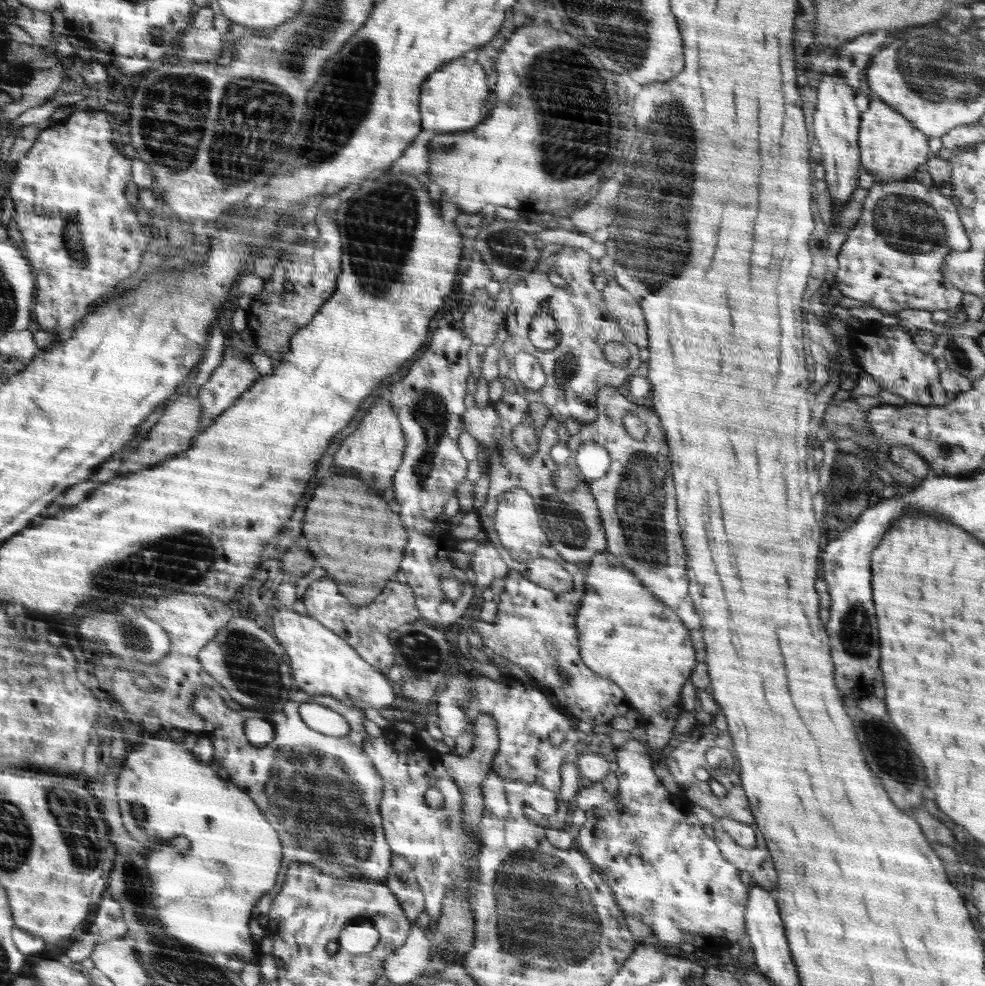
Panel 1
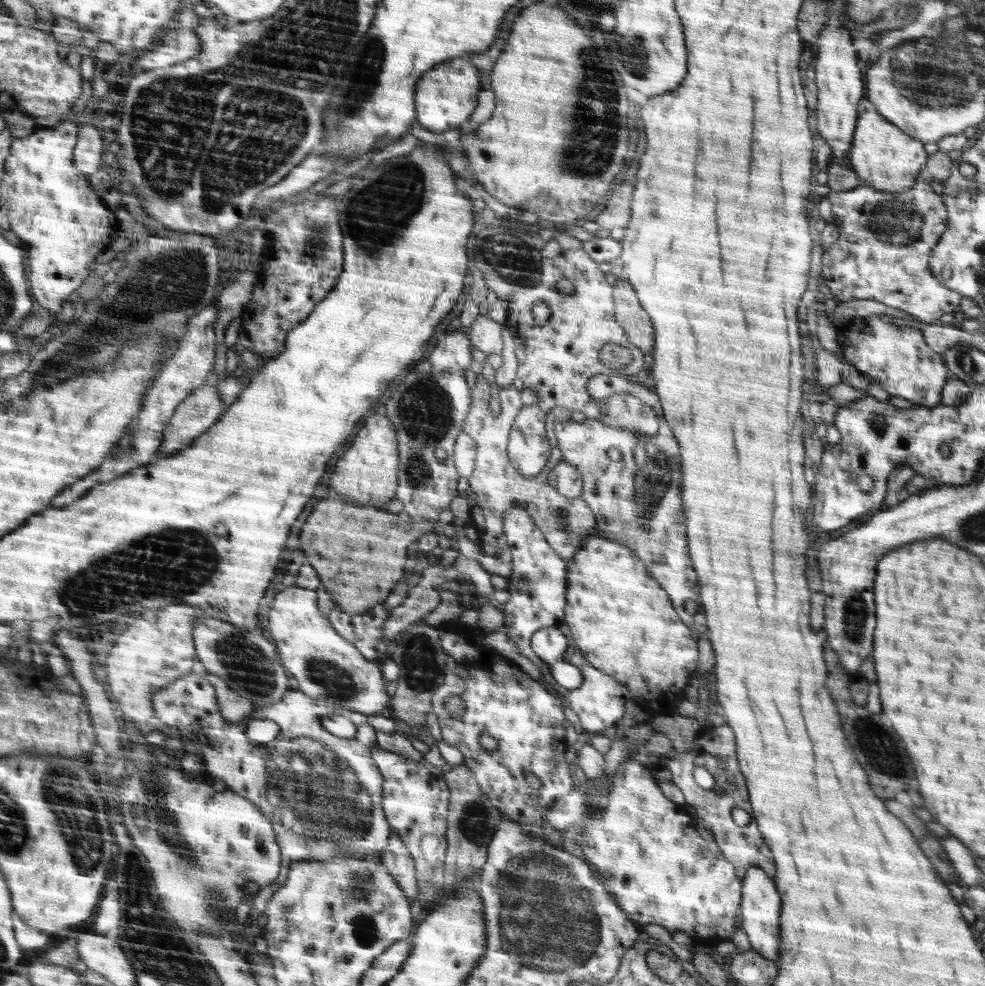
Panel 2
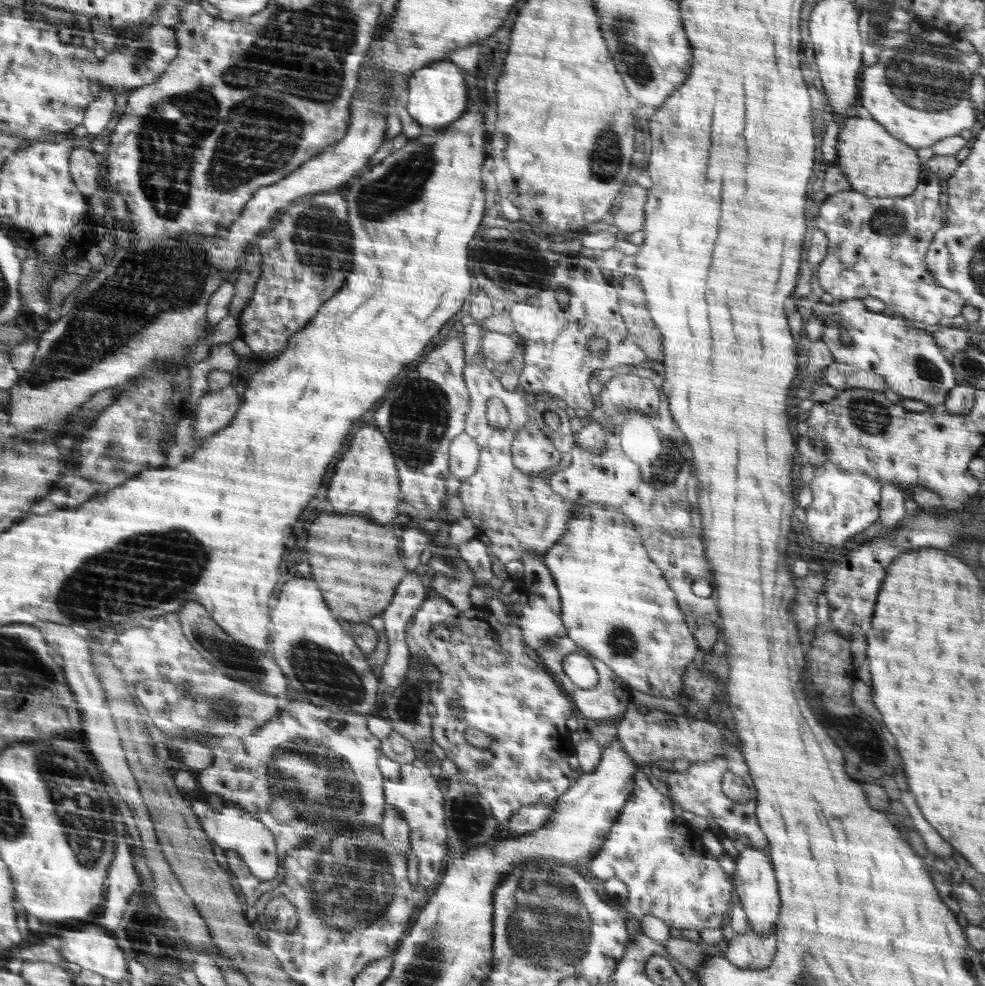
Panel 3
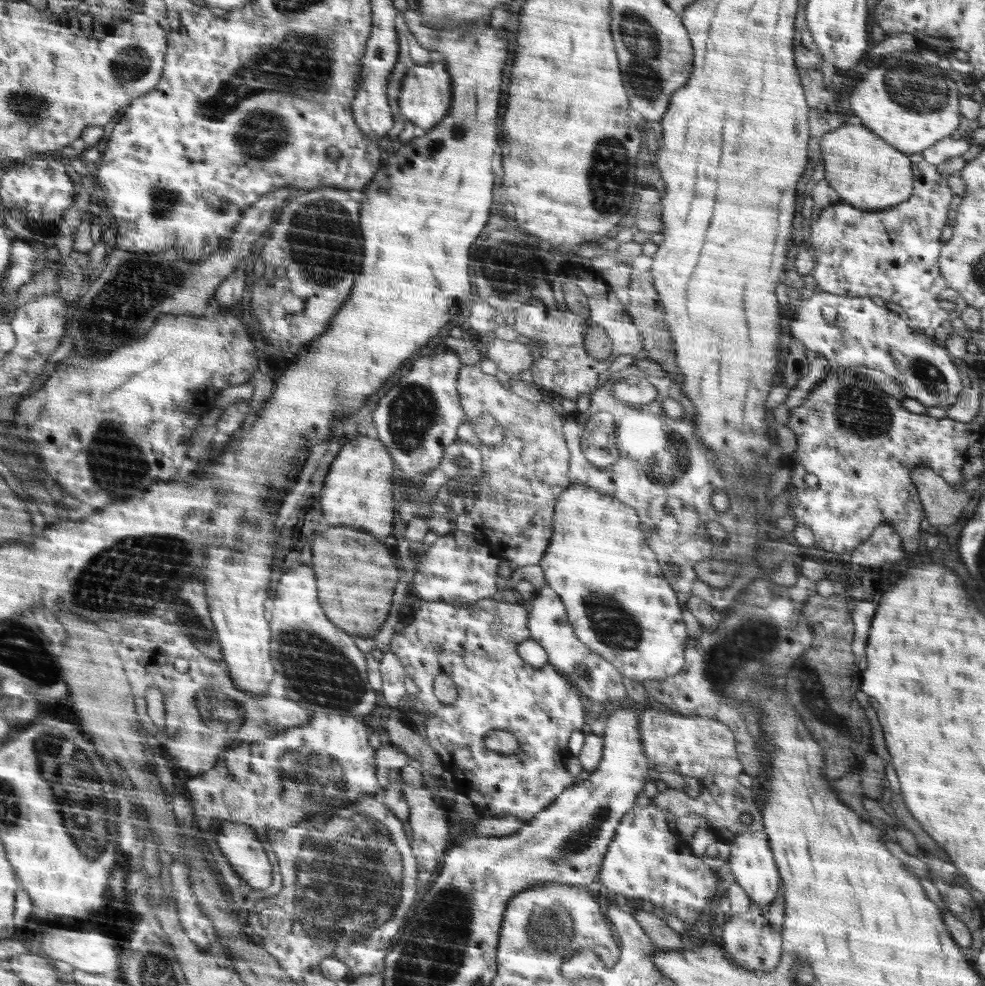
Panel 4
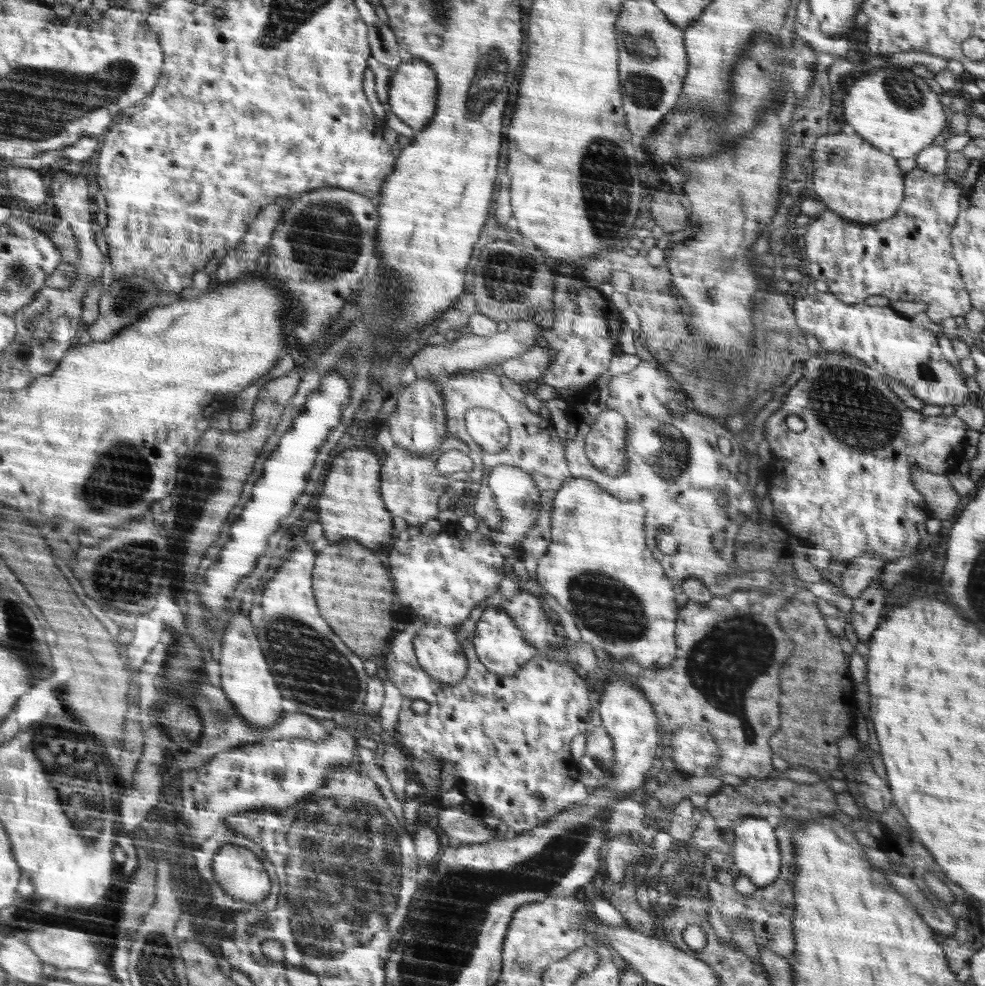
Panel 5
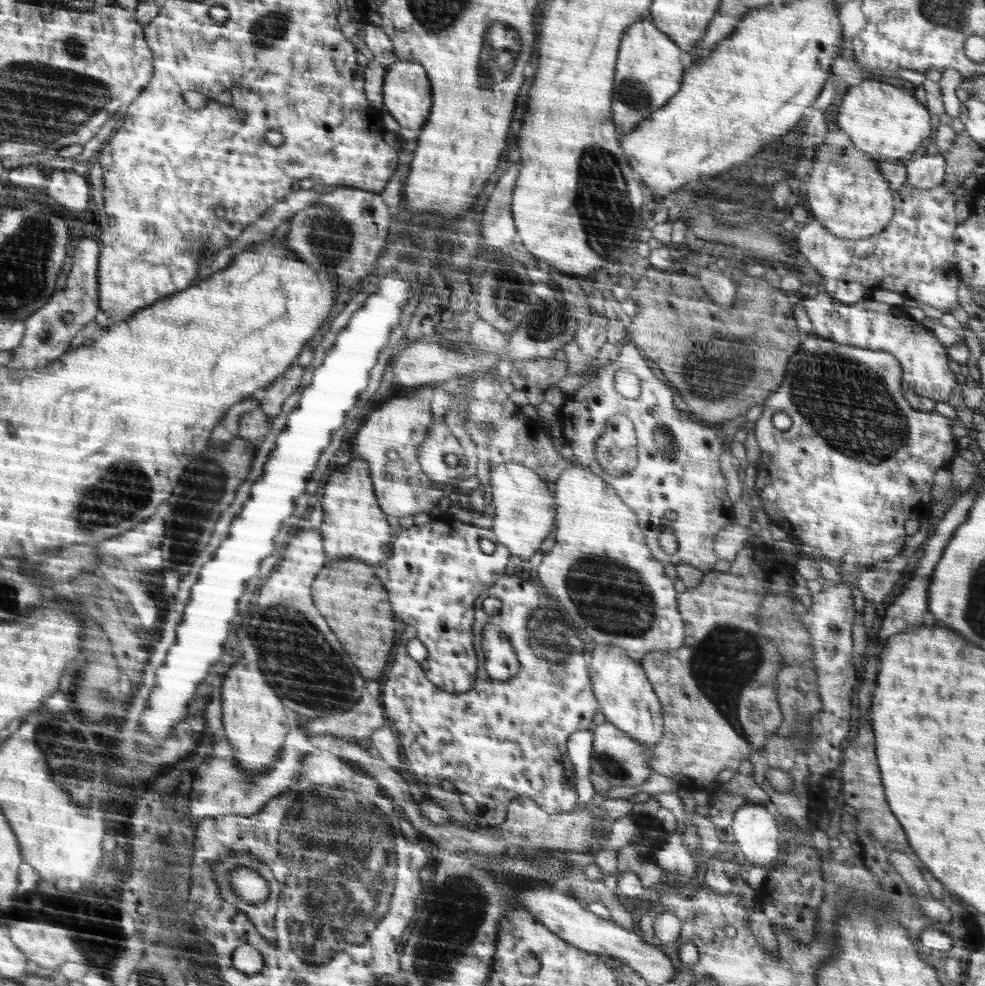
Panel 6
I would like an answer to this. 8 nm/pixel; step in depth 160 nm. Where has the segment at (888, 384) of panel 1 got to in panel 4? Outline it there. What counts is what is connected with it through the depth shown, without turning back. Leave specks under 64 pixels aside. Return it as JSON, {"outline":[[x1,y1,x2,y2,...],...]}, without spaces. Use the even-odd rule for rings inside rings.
{"outline":[[814,293,811,299,795,304,795,315,788,323,788,336,798,339,807,350,822,354,831,366,872,367,893,376,906,397,926,407,952,406,967,383,946,348,923,332,912,329,898,313,878,306,870,297],[822,306,832,306,836,310,834,322,824,319]]}

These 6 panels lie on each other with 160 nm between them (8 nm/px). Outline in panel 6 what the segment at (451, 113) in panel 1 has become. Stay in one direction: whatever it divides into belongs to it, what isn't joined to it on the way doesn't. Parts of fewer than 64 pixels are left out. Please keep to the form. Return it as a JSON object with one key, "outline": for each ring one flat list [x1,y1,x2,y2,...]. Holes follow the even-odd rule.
{"outline":[[398,61,389,65,383,84,384,110,398,122,401,127,421,129,429,123,430,109,432,106,431,84,425,68,414,61]]}

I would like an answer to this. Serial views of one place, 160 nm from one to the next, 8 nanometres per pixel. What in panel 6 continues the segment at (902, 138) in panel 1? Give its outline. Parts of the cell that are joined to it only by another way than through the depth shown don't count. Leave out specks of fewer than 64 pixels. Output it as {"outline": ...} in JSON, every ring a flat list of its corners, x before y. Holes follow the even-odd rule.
{"outline":[[830,142,820,145,815,154,814,169,808,176,809,181,804,186,807,186,806,201,812,218,822,222,834,236,858,240,877,235,892,222,892,214,896,214,892,192,878,172,876,162,870,160,869,153,854,145,846,148]]}

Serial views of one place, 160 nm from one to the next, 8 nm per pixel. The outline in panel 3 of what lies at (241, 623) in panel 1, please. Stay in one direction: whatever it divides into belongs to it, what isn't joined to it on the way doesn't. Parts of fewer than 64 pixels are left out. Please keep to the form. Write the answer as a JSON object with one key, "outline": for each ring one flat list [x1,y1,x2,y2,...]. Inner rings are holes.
{"outline":[[198,602,186,604,186,608,180,610,180,616,182,616,180,618,181,624,186,624,183,626,186,630,186,636,190,636,190,640,194,640,194,648,197,649,200,656,206,658,222,674,232,677,237,682,242,682,242,685,252,686,254,690,266,692,266,694,278,696,288,688,289,684,280,668,276,666,271,654,256,652,239,640,234,640,228,636,228,633,214,622,210,613,206,612]]}

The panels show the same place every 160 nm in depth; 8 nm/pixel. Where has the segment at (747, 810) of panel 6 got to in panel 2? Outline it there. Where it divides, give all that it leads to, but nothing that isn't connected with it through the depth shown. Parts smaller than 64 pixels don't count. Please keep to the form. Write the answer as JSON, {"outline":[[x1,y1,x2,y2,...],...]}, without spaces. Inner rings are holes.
{"outline":[[758,867,747,868,743,880,742,895,742,916,743,921,740,928,746,932,749,938,751,948,760,953,766,960,778,962,780,956,780,924,778,924,778,916,781,916,780,906,784,906,784,902,780,902,780,896,776,892,774,886,774,878]]}

